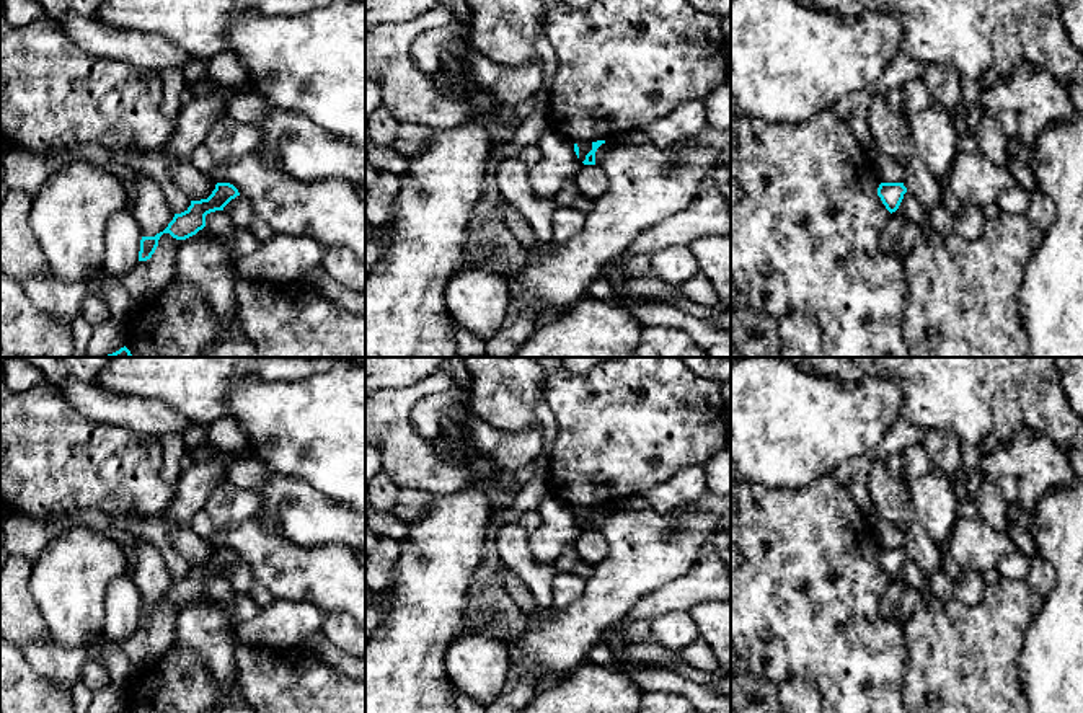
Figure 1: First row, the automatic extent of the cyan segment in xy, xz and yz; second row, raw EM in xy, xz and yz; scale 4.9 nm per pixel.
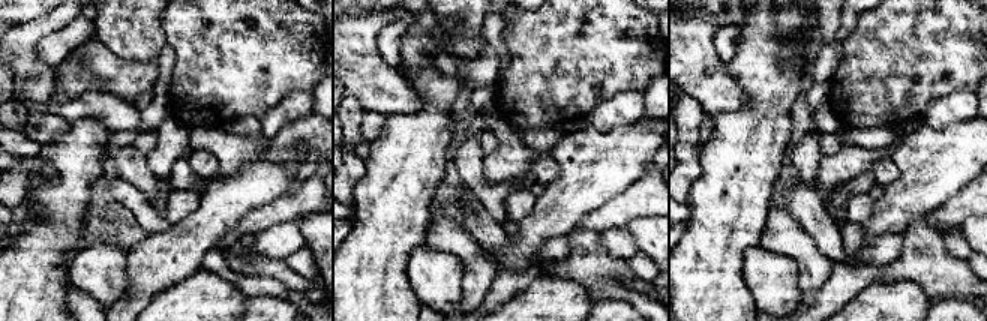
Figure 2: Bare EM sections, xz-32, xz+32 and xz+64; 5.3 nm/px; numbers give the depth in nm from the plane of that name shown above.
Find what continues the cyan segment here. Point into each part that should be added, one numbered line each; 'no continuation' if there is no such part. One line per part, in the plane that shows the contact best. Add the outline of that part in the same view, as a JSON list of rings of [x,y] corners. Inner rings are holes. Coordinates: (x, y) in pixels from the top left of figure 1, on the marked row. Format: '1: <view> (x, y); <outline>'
no continuation

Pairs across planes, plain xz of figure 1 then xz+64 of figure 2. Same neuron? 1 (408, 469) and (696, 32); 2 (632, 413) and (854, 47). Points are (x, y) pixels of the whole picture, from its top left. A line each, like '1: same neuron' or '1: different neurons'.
1: same neuron
2: same neuron

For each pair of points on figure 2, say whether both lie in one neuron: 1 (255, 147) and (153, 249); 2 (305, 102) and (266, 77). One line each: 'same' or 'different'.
1: same
2: different

